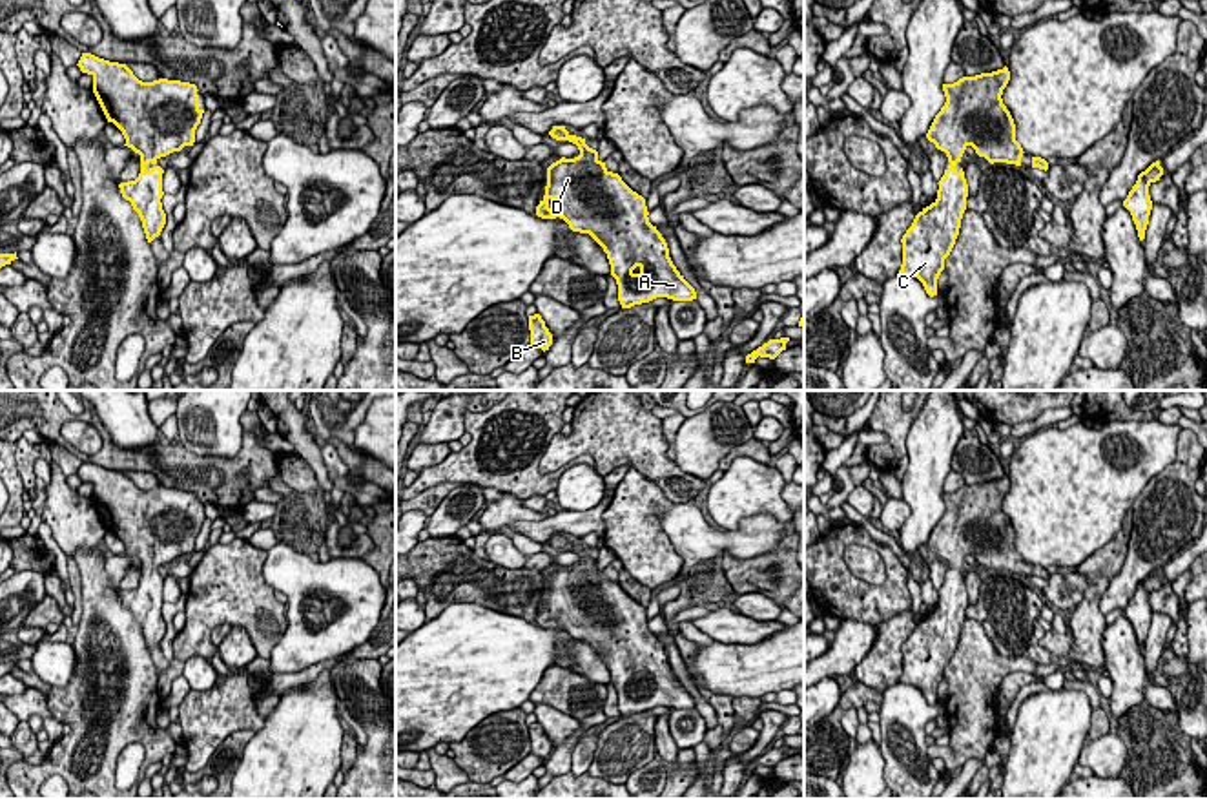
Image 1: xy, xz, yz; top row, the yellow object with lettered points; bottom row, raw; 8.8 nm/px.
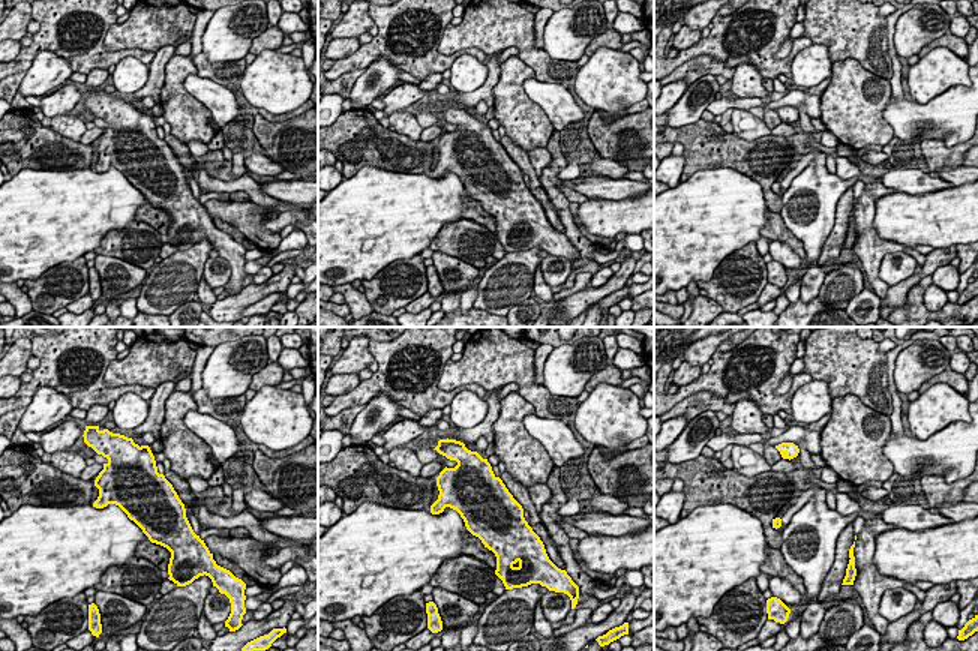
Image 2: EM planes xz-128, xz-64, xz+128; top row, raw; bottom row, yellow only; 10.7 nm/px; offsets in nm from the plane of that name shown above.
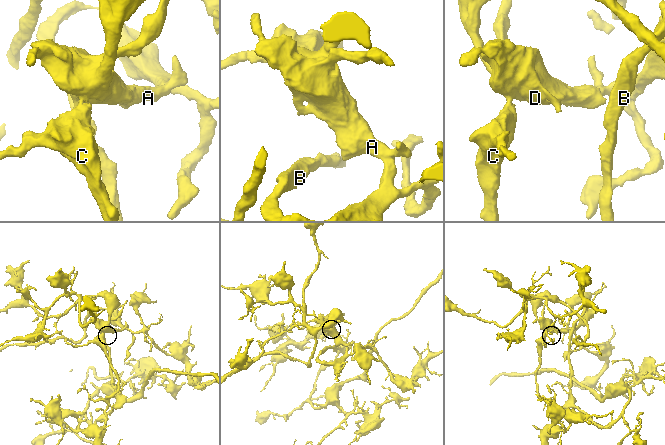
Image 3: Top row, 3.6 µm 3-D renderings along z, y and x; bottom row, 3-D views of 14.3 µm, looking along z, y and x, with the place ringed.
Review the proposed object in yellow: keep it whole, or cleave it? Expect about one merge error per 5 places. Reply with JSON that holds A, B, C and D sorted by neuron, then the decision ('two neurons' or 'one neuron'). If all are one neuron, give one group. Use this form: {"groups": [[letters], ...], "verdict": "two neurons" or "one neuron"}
{"groups": [["A", "B", "C", "D"]], "verdict": "one neuron"}

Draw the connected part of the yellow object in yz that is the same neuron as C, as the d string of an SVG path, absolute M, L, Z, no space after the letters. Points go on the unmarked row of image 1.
M1005 474L992 482L943 493L946 511L935 524L926 547L946 562L950 576L937 591L937 607L915 624L901 648L899 682L917 686L930 706L937 704L937 688L966 618L968 593L963 576L955 578L965 558L972 555L990 573L1021 575L1025 560L1016 549L1014 527L1001 507L1008 489L1010 480Z

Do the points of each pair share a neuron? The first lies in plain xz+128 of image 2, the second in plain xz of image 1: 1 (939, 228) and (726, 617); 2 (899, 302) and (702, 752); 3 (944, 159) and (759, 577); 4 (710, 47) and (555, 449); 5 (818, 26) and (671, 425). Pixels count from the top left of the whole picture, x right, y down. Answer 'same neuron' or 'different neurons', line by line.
1: same neuron
2: different neurons
3: same neuron
4: different neurons
5: different neurons

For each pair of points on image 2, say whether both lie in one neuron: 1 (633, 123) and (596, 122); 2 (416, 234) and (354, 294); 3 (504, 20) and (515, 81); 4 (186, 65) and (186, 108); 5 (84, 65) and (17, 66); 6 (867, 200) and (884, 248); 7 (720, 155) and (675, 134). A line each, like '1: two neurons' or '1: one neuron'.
1: one neuron
2: two neurons
3: two neurons
4: one neuron
5: one neuron
6: one neuron
7: one neuron

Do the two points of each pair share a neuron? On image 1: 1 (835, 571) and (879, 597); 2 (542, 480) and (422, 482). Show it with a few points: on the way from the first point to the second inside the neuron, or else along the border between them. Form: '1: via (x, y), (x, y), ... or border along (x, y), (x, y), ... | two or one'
1: via (846, 582), (859, 595), (868, 597) | one
2: via (513, 475), (451, 473) | one

